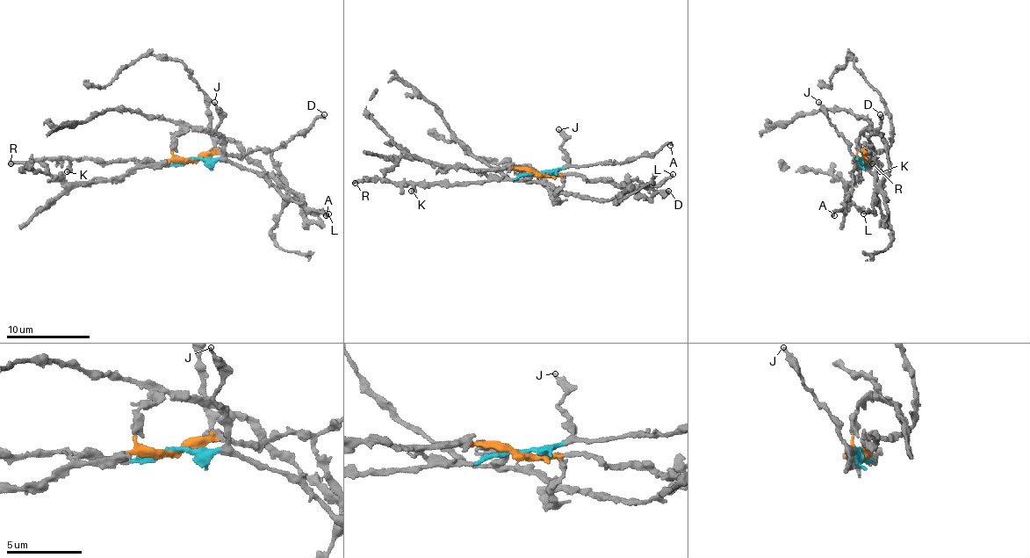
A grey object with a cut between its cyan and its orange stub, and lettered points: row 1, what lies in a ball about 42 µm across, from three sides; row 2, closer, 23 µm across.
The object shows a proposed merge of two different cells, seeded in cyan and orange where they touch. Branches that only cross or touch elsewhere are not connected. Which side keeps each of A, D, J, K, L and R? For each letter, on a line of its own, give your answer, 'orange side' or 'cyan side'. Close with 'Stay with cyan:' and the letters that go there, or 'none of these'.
A: cyan side
D: orange side
J: cyan side
K: cyan side
L: orange side
R: cyan side
Stay with cyan: A, J, K, R

